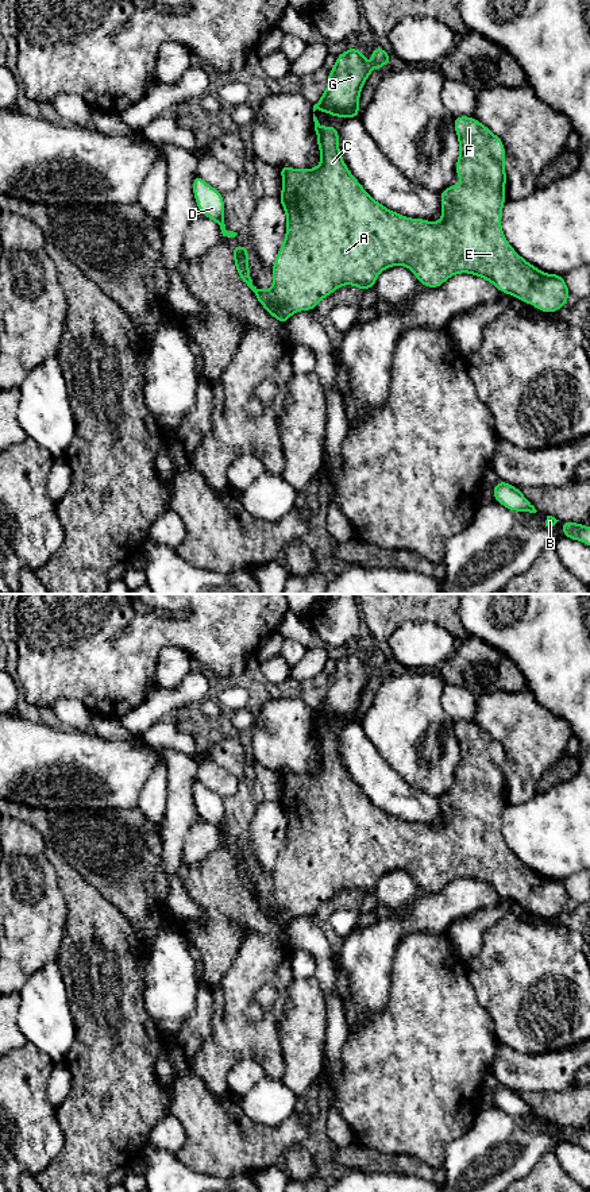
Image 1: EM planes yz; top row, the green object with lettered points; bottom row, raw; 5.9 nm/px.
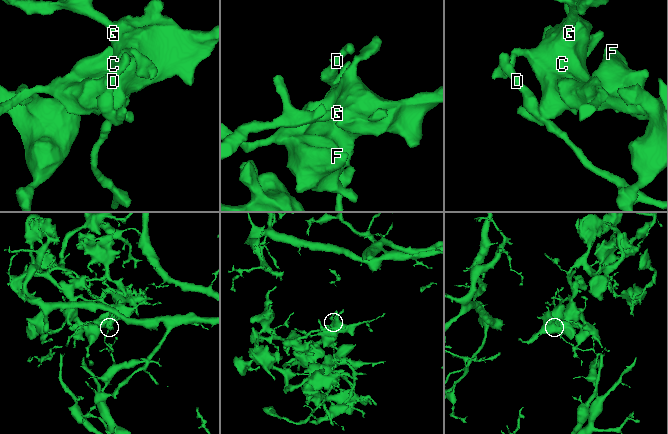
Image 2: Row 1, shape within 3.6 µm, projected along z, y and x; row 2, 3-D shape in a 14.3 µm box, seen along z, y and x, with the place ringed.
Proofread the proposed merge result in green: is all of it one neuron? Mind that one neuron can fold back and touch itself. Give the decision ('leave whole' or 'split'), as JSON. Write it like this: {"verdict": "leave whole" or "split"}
{"verdict": "split"}

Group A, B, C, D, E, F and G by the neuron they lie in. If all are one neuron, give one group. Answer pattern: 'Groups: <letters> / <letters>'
Groups: A C E F G / B D

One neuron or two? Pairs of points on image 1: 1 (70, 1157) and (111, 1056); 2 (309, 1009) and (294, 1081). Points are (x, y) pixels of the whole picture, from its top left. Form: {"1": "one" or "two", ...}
{"1": "one", "2": "one"}

